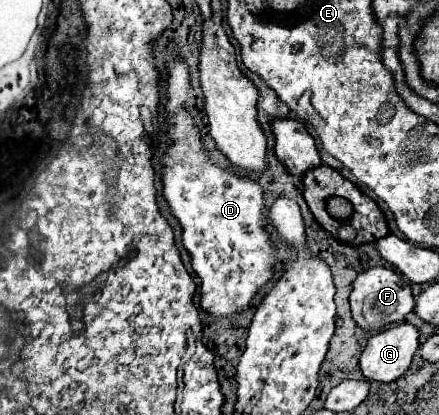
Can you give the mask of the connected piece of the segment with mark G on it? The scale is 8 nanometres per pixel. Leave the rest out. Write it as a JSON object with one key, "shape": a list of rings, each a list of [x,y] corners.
{"shape":[[[397,323],[369,337],[359,365],[369,381],[389,383],[399,379],[419,349],[419,331],[411,323]]]}

